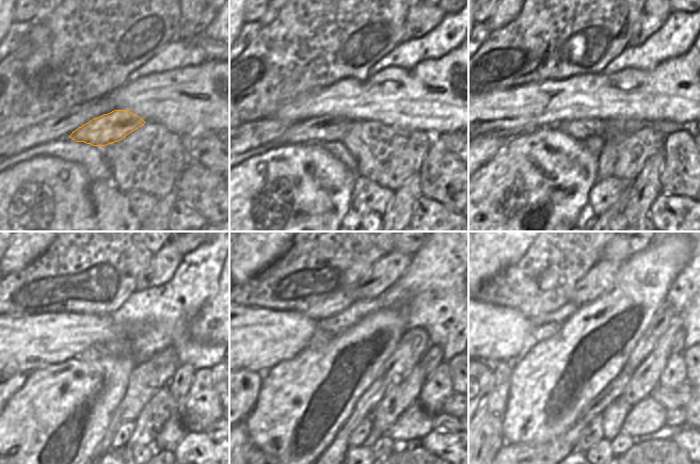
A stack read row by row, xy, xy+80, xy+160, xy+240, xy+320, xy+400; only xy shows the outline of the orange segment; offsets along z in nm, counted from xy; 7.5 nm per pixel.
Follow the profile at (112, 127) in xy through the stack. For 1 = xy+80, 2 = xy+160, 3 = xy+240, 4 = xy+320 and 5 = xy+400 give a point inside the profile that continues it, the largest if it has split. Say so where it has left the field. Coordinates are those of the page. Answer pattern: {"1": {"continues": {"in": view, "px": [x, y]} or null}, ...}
{"1": {"continues": {"in": "xy+80", "px": [323, 128]}}, "2": {"continues": {"in": "xy+160", "px": [491, 143]}}, "3": {"continues": {"in": "xy+240", "px": [12, 383]}}, "4": {"continues": {"in": "xy+320", "px": [251, 382]}}, "5": {"continues": {"in": "xy+400", "px": [490, 378]}}}

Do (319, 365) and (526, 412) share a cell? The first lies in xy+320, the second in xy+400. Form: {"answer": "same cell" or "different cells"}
{"answer": "same cell"}

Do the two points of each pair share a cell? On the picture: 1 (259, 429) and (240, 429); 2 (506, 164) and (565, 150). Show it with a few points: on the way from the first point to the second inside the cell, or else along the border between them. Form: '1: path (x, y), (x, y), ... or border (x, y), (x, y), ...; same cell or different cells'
1: border (244, 421), (247, 432), (254, 448); different cells
2: path (521, 164), (528, 164), (533, 160), (550, 160); same cell

